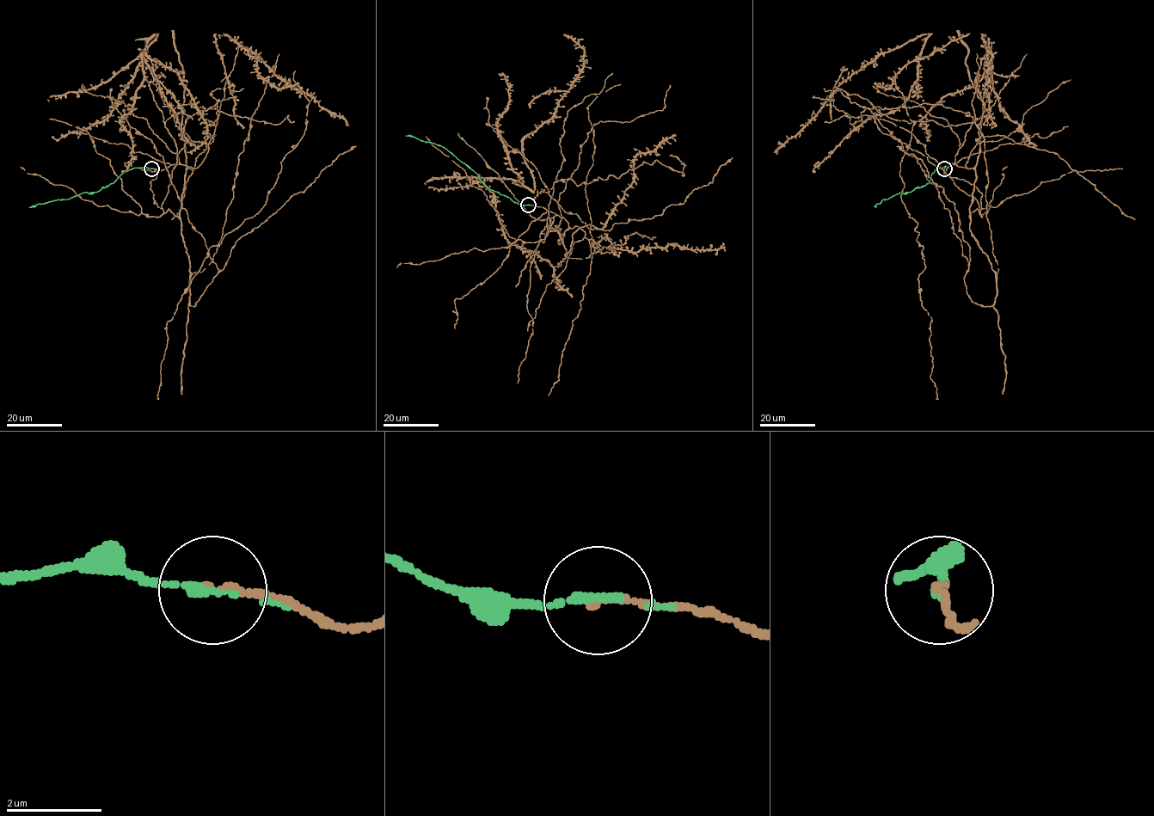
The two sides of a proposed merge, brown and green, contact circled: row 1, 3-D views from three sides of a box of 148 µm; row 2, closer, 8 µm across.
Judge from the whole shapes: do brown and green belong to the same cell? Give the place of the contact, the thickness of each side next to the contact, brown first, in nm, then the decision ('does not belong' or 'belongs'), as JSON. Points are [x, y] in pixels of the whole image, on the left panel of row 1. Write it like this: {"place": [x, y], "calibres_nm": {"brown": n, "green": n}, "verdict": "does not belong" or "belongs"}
{"place": [151, 168], "calibres_nm": {"brown": 160, "green": 150}, "verdict": "belongs"}

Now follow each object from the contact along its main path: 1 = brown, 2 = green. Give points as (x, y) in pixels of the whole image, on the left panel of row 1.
1: (151, 168), (192, 168), (194, 306), (218, 270), (123, 117), (157, 33), (146, 54), (206, 125), (187, 152)
2: (151, 168), (133, 168), (96, 192), (84, 192), (67, 199), (28, 207)

